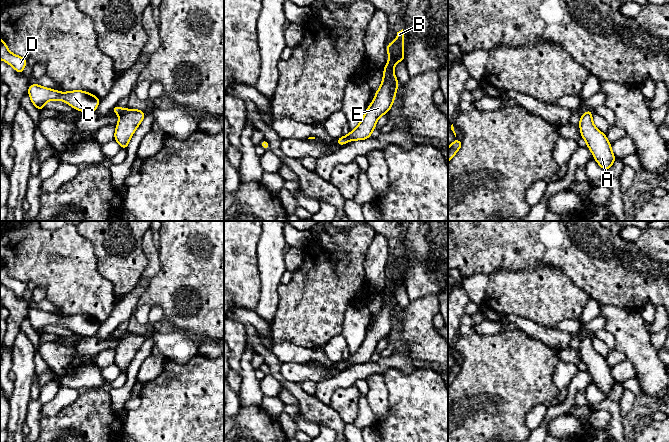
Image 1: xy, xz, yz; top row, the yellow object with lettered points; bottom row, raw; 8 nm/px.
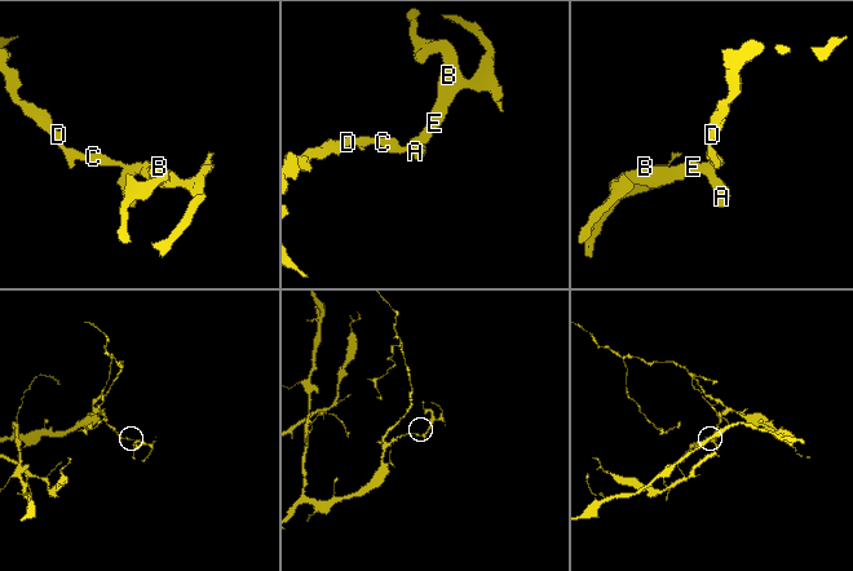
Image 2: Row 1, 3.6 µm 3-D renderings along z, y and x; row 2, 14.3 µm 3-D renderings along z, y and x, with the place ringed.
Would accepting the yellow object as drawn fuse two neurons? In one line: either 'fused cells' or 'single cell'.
fused cells

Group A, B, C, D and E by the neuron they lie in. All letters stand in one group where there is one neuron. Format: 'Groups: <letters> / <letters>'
Groups: A B E / C D

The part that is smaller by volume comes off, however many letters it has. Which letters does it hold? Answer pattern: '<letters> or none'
A, B, E

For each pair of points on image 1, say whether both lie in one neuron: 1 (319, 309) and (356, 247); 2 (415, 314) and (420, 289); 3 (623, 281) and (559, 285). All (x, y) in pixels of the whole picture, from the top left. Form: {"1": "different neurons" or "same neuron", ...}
{"1": "same neuron", "2": "different neurons", "3": "different neurons"}

